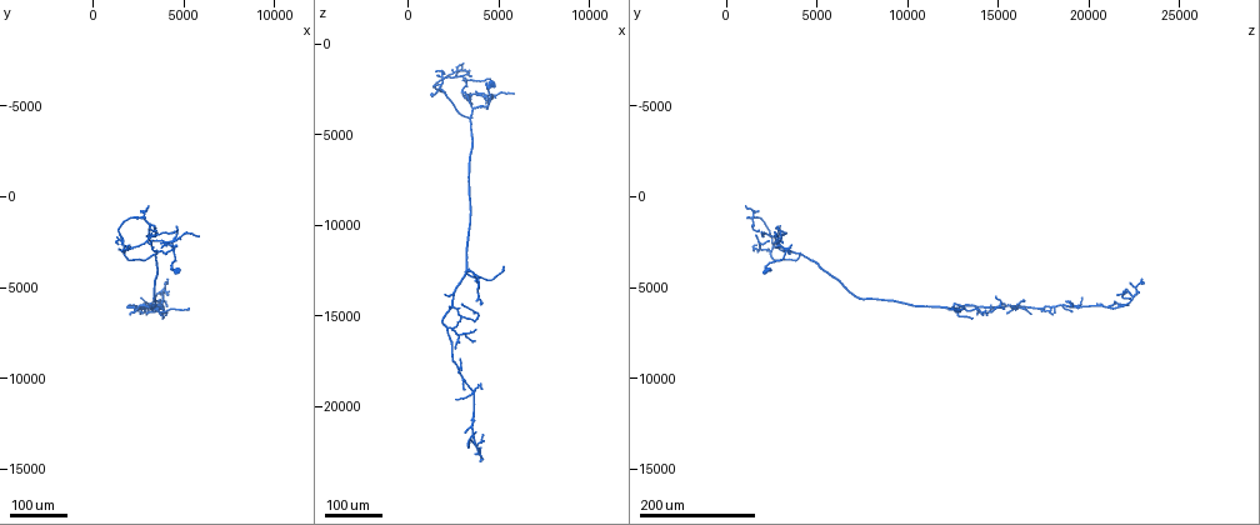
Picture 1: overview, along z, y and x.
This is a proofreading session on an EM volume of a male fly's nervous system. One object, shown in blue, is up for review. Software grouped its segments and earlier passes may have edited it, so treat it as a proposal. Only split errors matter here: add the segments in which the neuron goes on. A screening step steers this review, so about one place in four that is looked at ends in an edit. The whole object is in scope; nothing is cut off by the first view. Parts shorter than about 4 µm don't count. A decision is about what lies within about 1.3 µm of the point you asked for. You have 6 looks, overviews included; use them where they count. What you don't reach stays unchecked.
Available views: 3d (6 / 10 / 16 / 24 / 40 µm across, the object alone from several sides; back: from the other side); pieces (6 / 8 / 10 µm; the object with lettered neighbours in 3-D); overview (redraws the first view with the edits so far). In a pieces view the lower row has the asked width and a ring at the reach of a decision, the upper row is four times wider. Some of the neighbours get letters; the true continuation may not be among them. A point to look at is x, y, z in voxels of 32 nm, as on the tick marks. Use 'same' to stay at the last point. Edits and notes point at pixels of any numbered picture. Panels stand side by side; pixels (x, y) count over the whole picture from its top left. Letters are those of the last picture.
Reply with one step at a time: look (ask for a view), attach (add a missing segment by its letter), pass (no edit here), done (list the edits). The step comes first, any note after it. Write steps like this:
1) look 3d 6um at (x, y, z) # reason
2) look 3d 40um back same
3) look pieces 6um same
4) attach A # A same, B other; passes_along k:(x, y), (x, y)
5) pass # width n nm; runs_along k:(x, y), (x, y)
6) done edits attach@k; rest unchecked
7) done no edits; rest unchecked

look 3d 24um at (4400, 2000, 1800) # long arm stops here

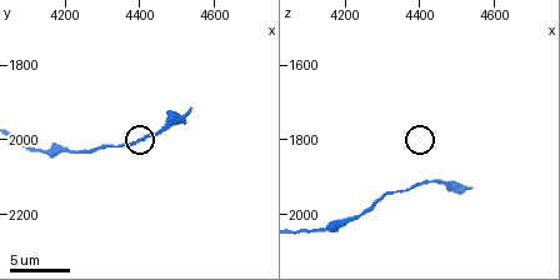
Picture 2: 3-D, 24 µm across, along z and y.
look pieces 10um at (4530, 1920, 1940)

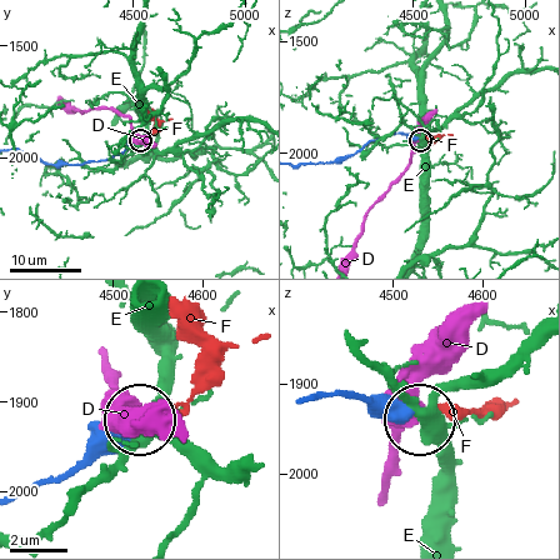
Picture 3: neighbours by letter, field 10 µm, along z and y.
attach F # D other, E other, F same; passes_along 3:(74, 474), (186, 399), (221, 351), (258, 341); the neuron continues

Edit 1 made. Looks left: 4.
look overview # see it whole again

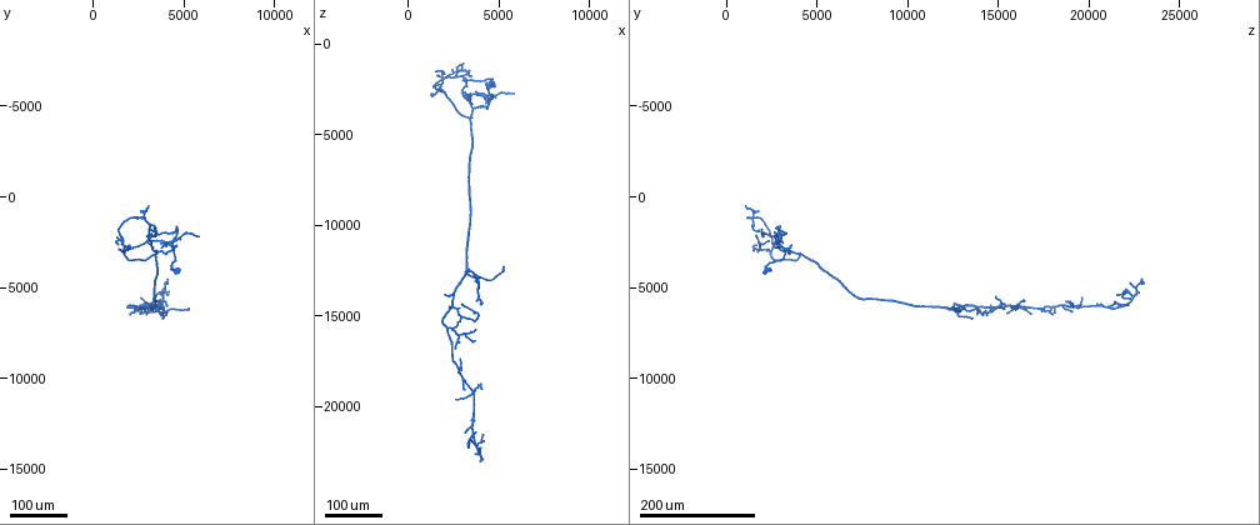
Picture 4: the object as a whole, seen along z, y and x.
look 3d 40um at (3800, 2600, 2800) # free end

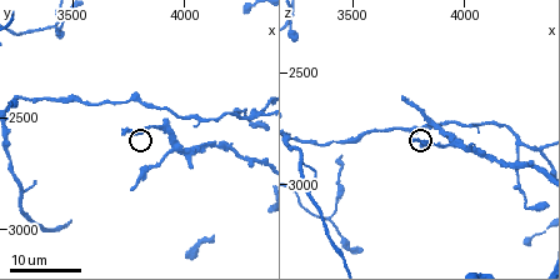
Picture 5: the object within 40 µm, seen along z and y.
look pieces 6um at (3730, 2580, 2600) # see the neighbours

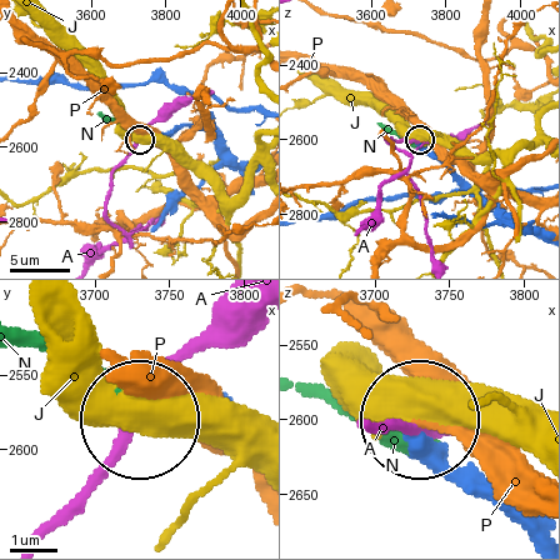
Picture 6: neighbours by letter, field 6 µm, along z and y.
attach N # A other, J other, N same, P other; passes_along 6:(521, 530), (341, 410); the neuron continues

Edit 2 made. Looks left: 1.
done edits attach@3, attach@6; rest unchecked

